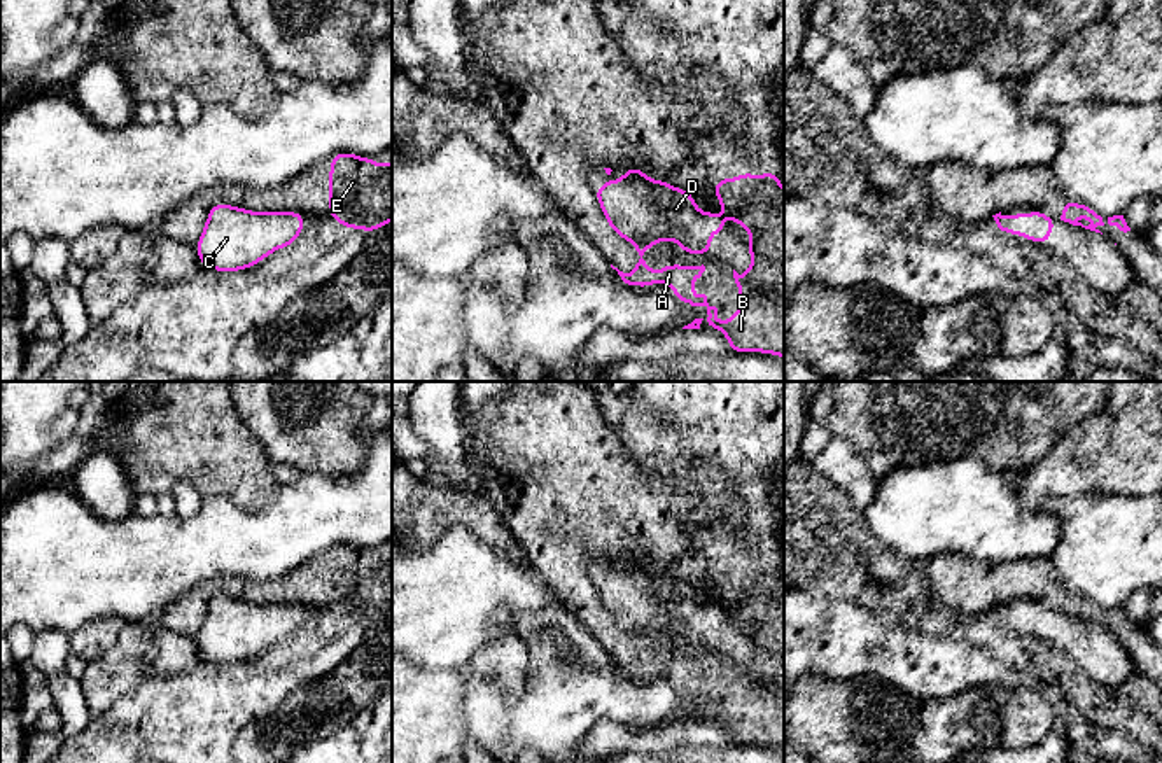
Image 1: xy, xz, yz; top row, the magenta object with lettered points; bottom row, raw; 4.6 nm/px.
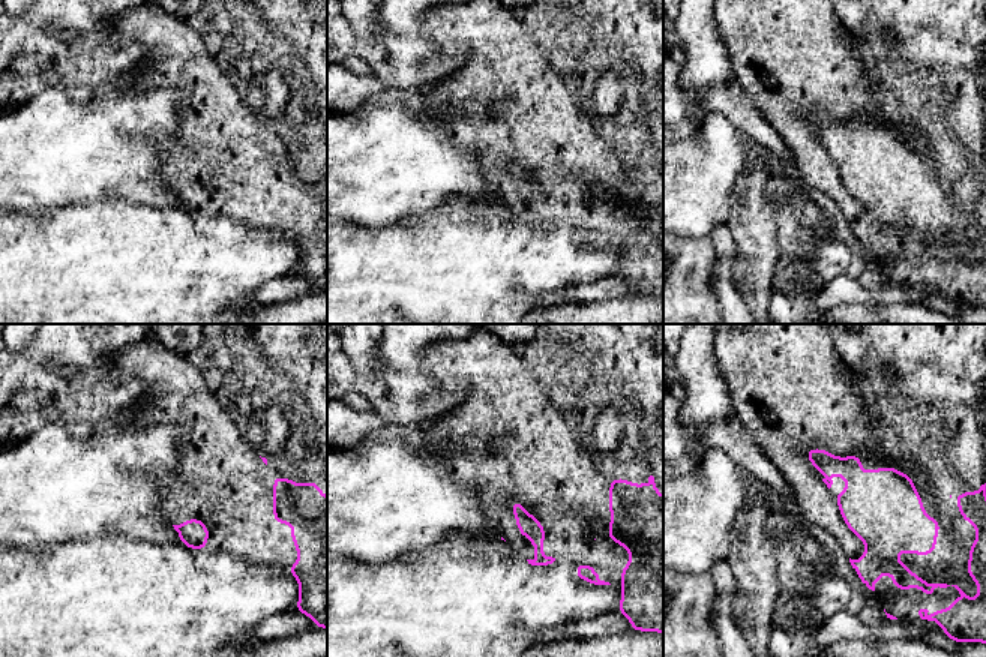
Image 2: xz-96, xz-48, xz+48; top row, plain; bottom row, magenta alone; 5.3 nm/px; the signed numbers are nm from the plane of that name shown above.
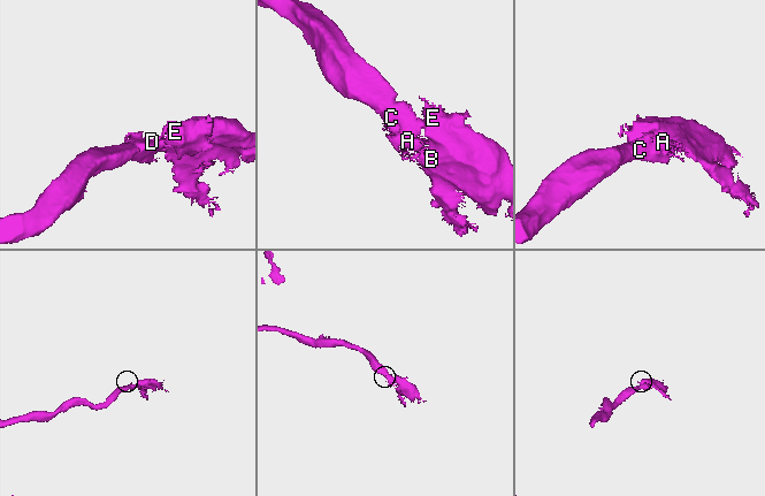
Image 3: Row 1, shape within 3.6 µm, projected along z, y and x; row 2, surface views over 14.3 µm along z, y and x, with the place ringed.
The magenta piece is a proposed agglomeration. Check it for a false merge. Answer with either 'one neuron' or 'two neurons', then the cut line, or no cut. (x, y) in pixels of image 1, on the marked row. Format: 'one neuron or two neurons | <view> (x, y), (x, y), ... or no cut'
two neurons | xz (608, 219), (629, 238), (653, 237), (657, 240)

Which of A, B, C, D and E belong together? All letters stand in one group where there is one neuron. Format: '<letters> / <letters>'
A B E / C D

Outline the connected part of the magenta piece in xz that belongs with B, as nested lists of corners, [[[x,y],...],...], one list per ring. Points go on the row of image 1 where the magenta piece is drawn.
[[[768,166],[765,177],[756,177],[749,172],[742,172],[738,178],[719,178],[718,177],[718,182],[712,186],[714,198],[718,198],[723,203],[723,214],[726,217],[732,217],[744,229],[751,231],[751,238],[747,240],[747,245],[749,245],[749,257],[754,261],[742,276],[733,270],[733,278],[735,278],[735,284],[738,289],[738,298],[740,298],[740,308],[732,315],[732,318],[728,322],[724,322],[724,324],[718,322],[718,308],[710,306],[707,303],[705,294],[691,292],[691,284],[695,280],[698,280],[702,276],[702,273],[705,271],[704,264],[702,266],[665,264],[665,266],[662,266],[660,271],[654,271],[654,273],[648,271],[649,264],[646,262],[644,252],[648,247],[654,245],[656,240],[653,236],[640,236],[640,238],[628,240],[637,248],[637,268],[634,271],[623,273],[618,268],[614,268],[612,264],[611,264],[611,268],[618,271],[618,275],[621,276],[621,280],[625,284],[635,285],[635,287],[653,287],[654,284],[660,284],[660,282],[670,282],[672,294],[677,301],[691,304],[691,306],[707,308],[709,318],[707,318],[705,329],[723,331],[732,352],[737,352],[737,354],[768,352],[772,355],[784,359],[784,189],[779,187],[780,182],[782,182],[782,178],[775,177],[774,168]]]

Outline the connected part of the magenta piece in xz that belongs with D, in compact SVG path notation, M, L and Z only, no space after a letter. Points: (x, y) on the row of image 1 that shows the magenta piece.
M628 166L623 172L625 178L607 180L593 192L600 203L604 217L616 226L628 240L653 236L660 240L676 240L684 254L710 256L710 234L724 233L724 220L712 212L698 212L696 198L686 189L677 189L667 180L649 180L644 170Z

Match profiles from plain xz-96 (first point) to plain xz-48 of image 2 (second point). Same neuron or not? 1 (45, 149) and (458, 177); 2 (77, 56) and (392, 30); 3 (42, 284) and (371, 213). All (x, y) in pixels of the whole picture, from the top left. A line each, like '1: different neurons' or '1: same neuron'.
1: same neuron
2: same neuron
3: different neurons

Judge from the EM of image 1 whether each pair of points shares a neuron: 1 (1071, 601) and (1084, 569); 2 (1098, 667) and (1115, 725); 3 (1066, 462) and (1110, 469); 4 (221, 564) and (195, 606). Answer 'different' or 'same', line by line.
1: different
2: different
3: same
4: different

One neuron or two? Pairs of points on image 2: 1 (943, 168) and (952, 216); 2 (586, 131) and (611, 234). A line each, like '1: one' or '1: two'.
1: one
2: one

